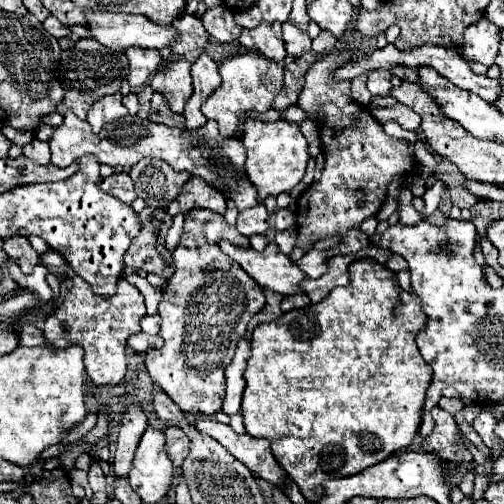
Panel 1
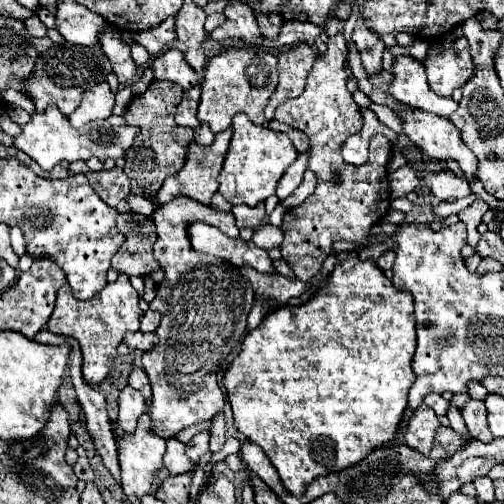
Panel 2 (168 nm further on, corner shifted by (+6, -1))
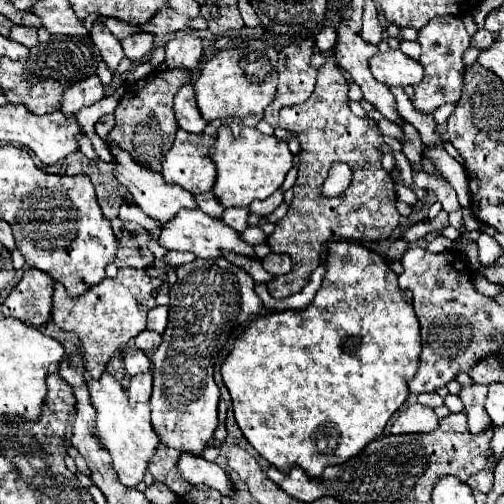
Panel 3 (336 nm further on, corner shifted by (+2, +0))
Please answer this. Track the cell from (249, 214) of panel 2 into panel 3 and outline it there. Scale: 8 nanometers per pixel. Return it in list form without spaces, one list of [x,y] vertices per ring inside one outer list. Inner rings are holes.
[[[277,190],[277,194],[271,194],[269,198],[265,198],[265,200],[261,200],[261,202],[253,202],[253,206],[249,206],[249,208],[251,208],[251,212],[257,214],[257,216],[267,216],[267,214],[271,214],[281,202],[283,202],[283,192]]]

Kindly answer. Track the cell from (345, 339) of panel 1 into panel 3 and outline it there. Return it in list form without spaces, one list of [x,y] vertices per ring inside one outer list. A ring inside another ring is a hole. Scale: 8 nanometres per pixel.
[[[339,240],[329,242],[327,246],[327,258],[325,258],[327,272],[323,276],[321,288],[317,290],[315,298],[311,304],[303,310],[279,310],[279,312],[269,312],[263,316],[257,316],[245,332],[235,340],[229,356],[225,358],[221,366],[221,376],[223,384],[227,386],[231,400],[233,400],[233,410],[235,410],[235,420],[247,438],[247,442],[277,470],[289,472],[293,464],[301,466],[309,476],[317,478],[327,466],[341,464],[349,460],[353,454],[359,454],[371,440],[379,438],[383,434],[383,428],[387,420],[403,406],[403,402],[409,396],[407,380],[413,378],[413,374],[419,368],[419,350],[421,350],[421,338],[419,338],[419,326],[417,326],[417,316],[411,306],[411,292],[401,290],[397,284],[397,274],[391,270],[389,262],[373,252],[367,246],[353,242],[352,240]]]

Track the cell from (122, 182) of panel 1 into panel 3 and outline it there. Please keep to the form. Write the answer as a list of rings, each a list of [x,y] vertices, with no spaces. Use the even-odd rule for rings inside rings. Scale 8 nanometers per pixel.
[[[87,160],[89,162],[89,172],[93,170],[93,176],[91,176],[91,182],[95,186],[95,192],[97,192],[97,200],[99,200],[99,206],[101,210],[105,212],[105,218],[113,220],[117,218],[119,214],[119,206],[123,204],[125,196],[127,196],[127,190],[125,186],[121,186],[113,174],[113,164],[111,162],[103,162],[103,160]]]

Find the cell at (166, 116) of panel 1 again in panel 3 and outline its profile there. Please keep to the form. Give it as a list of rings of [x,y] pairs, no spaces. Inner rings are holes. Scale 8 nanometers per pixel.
[[[163,70],[151,72],[147,78],[129,84],[115,108],[115,128],[109,132],[107,138],[119,148],[131,152],[131,156],[143,166],[161,172],[165,152],[173,146],[173,138],[179,128],[173,114],[173,98],[179,88],[189,82],[191,76],[183,70]]]

